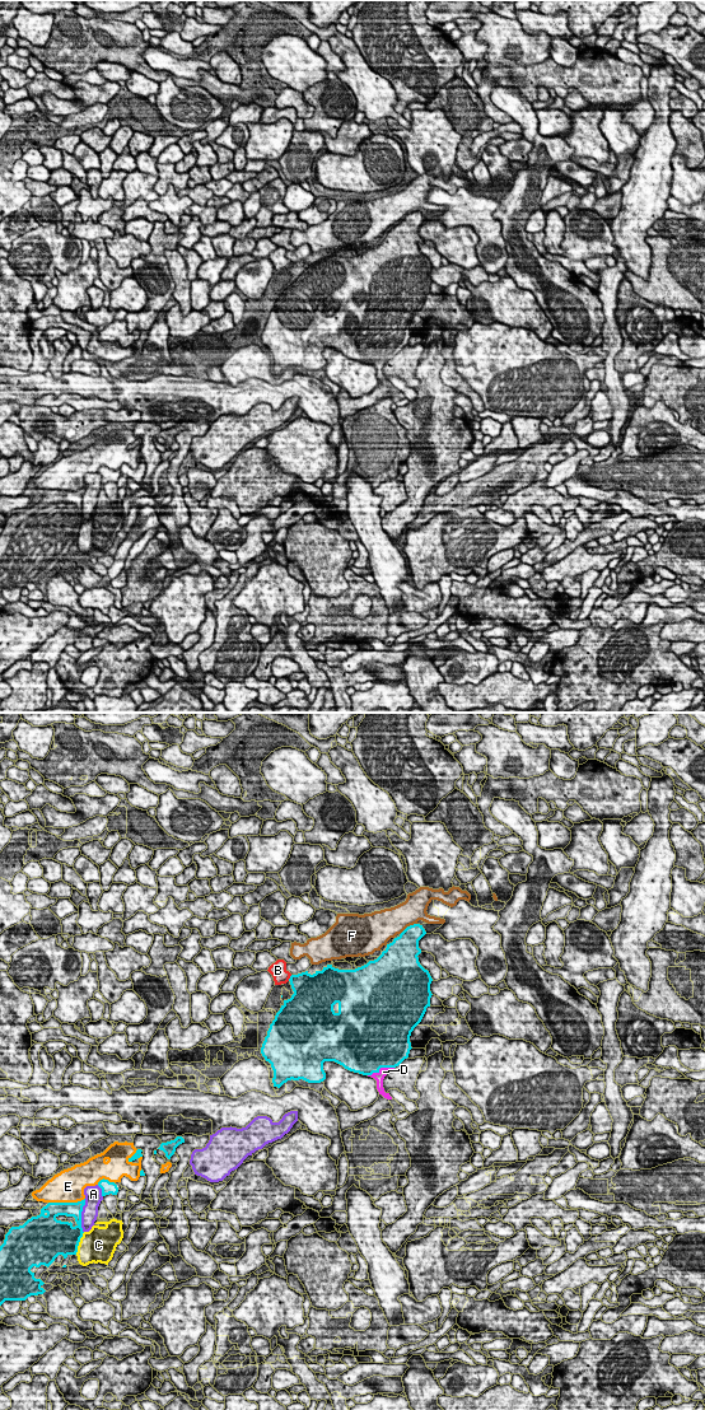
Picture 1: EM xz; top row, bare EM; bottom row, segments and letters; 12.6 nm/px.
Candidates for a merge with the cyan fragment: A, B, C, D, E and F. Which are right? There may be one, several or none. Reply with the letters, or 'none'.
D

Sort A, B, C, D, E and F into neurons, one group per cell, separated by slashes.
A / B / C / D / E / F

